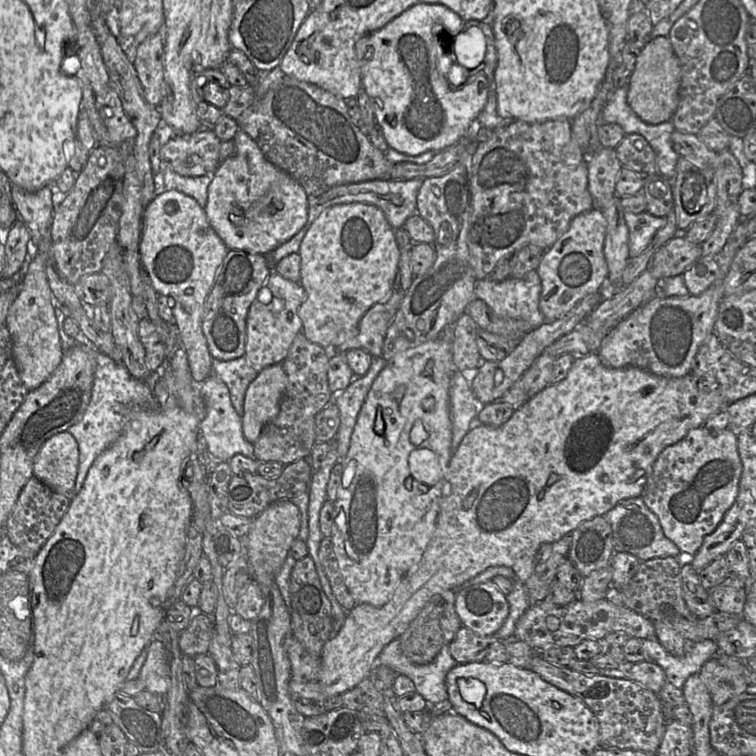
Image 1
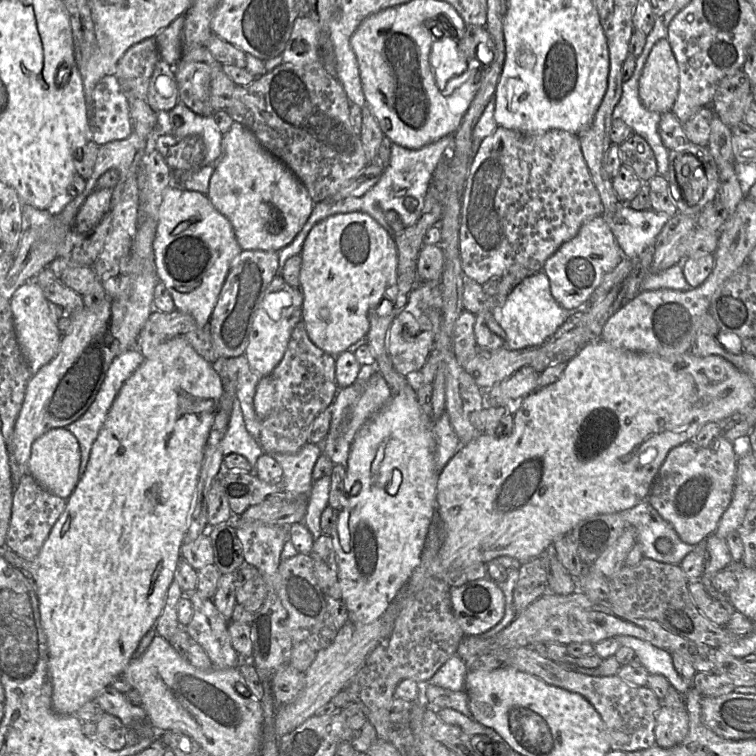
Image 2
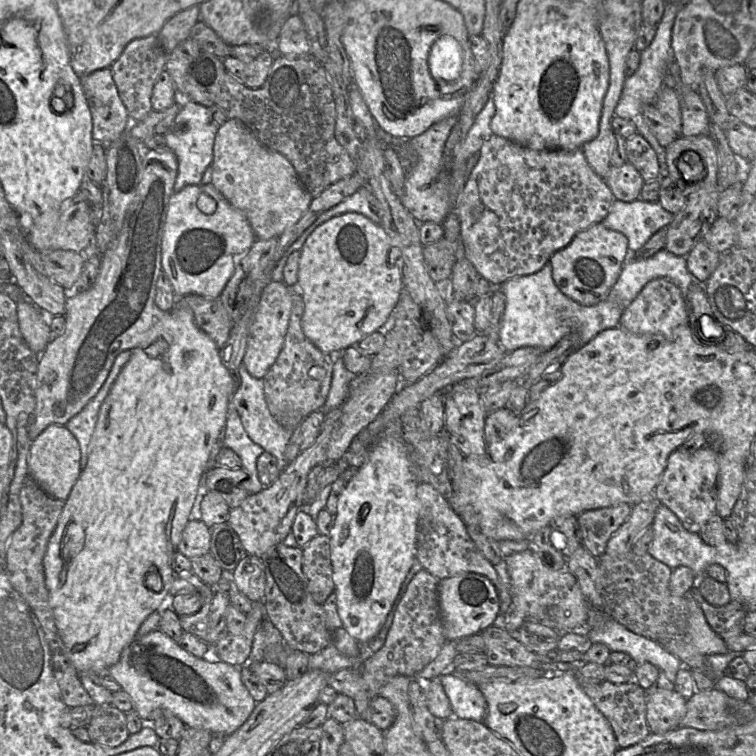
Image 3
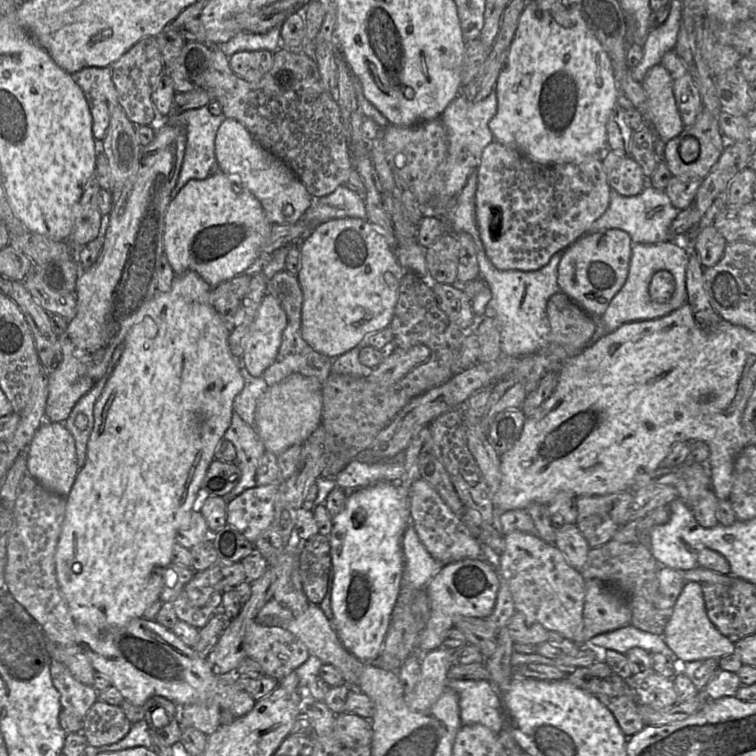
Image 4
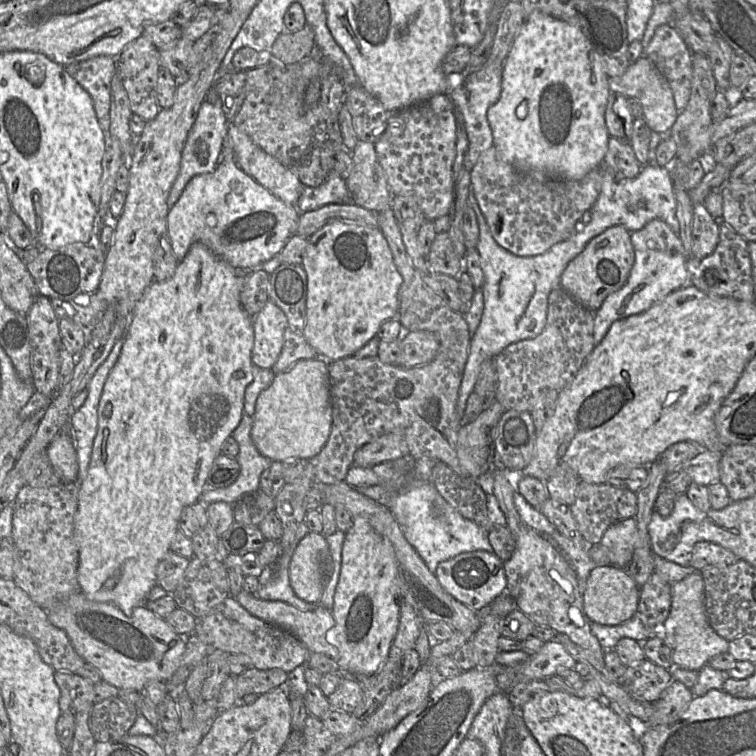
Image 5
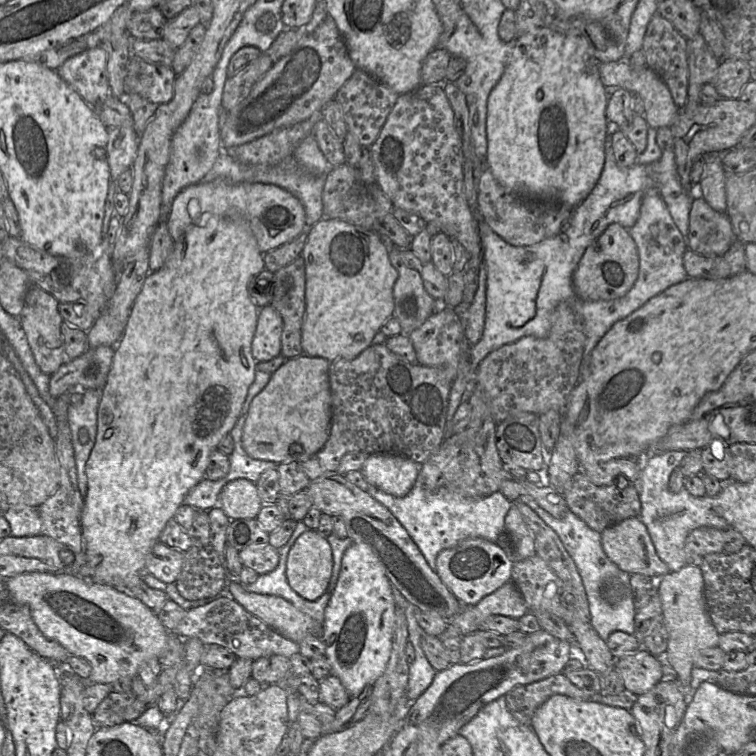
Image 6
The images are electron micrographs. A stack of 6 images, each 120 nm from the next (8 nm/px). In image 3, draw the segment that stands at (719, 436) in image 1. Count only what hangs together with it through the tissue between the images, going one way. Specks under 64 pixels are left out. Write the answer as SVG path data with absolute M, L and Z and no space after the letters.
M708 447L695 452L674 450L654 490L661 505L673 511L689 532L700 533L703 526L717 514L719 453Z

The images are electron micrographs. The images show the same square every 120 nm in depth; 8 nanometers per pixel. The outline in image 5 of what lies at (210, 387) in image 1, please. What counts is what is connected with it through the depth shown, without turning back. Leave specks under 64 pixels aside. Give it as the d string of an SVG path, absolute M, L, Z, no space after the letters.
M243 412L239 425L231 433L231 436L239 445L239 453L236 457L240 466L240 472L230 486L218 489L205 489L200 502L208 505L214 502L234 504L243 496L260 489L260 476L267 469L272 460L259 453L251 439L253 419Z

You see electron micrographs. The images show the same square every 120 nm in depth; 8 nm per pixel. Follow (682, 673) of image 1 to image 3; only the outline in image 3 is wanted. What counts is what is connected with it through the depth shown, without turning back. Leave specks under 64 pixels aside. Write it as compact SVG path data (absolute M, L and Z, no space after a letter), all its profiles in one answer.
M607 619L603 624L590 629L586 636L592 644L602 643L611 652L624 652L638 664L650 662L660 671L664 671L672 683L675 682L676 673L683 665L660 642L638 635L613 619Z

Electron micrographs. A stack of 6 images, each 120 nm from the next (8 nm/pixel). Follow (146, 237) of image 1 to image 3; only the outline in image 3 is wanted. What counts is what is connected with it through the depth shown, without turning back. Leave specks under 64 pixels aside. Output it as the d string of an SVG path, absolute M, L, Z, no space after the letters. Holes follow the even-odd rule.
M212 183L187 185L169 199L161 241L162 270L177 297L195 294L207 299L220 298L239 259L255 240L245 215L233 207ZM202 193L216 202L216 210L212 214L204 214L198 209L197 202Z

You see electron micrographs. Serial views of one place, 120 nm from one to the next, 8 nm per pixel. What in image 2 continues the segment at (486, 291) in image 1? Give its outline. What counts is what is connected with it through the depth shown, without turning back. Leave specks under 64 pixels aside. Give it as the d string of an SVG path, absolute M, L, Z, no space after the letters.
M544 271L523 279L508 294L505 301L496 305L491 312L506 334L504 348L509 350L541 346L571 314L571 311L564 309L553 298L549 279Z

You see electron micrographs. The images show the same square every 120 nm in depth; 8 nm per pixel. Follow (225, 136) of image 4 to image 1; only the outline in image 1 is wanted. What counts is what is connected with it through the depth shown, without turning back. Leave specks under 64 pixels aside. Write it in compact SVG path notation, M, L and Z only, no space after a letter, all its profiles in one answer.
M241 128L234 138L232 155L221 161L208 186L205 206L207 219L229 250L269 255L287 242L305 225L308 216L308 197L297 180L271 163L257 143Z

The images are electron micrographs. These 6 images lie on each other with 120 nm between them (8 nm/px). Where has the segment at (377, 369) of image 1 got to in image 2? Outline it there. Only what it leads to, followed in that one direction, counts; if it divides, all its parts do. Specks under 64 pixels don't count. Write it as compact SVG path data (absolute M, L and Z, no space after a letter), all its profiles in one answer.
M361 365L355 383L339 388L330 409L332 418L329 432L322 445L322 454L329 457L333 464L348 465L352 443L362 426L381 410L391 398L391 390L375 365Z

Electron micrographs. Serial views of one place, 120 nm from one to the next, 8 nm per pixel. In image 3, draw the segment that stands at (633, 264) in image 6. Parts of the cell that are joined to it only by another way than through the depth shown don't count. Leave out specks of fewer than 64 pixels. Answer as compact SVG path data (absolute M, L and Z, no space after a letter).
M597 223L576 234L568 246L550 257L549 264L553 280L565 296L582 306L594 306L607 298L624 261L629 260L628 253L628 240L623 234Z

